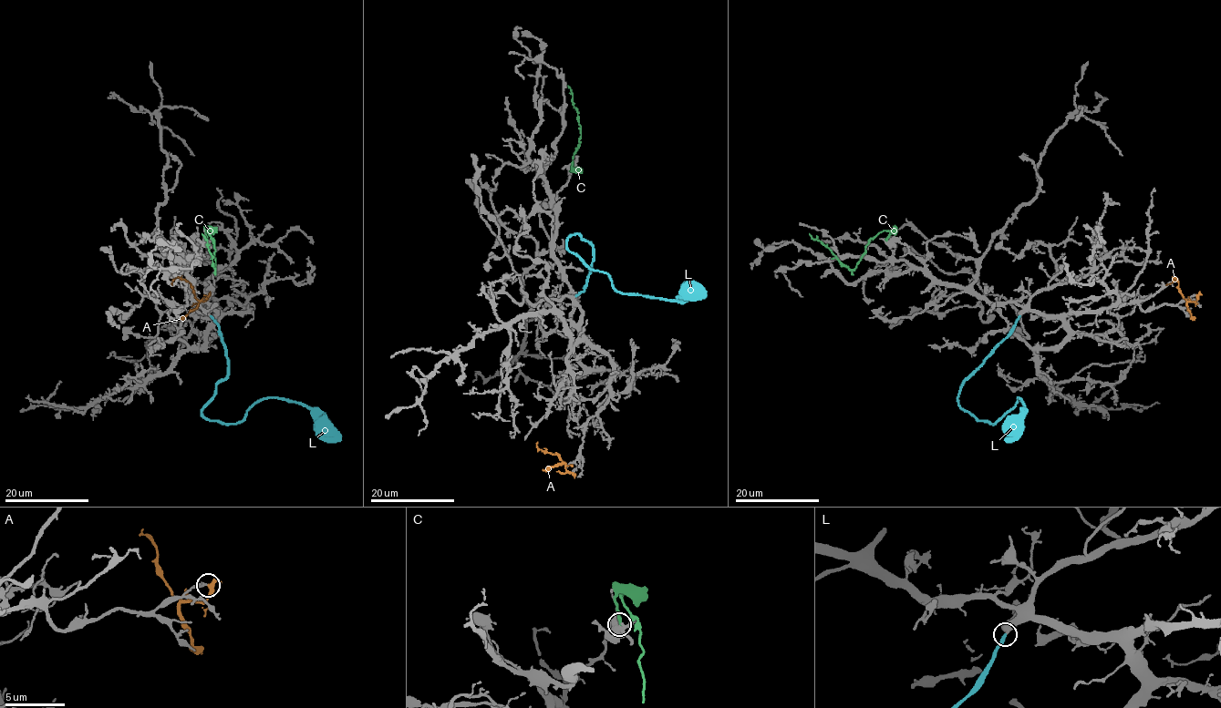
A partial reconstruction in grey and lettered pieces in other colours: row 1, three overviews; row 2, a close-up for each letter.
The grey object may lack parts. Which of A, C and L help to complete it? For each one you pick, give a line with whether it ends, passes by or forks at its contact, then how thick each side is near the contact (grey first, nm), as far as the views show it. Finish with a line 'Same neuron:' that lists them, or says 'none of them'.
L: it ends; calibres 340 and 280 nm
Same neuron: L

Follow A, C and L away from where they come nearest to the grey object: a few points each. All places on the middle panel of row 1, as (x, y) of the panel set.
A: (572, 472), (568, 471), (556, 455), (537, 448), (537, 442)
C: (572, 162), (574, 153), (581, 141), (581, 126), (572, 103), (571, 89), (567, 86)
L: (575, 295), (584, 290), (594, 248), (572, 234), (567, 248), (605, 271), (617, 291), (688, 298), (701, 286)

